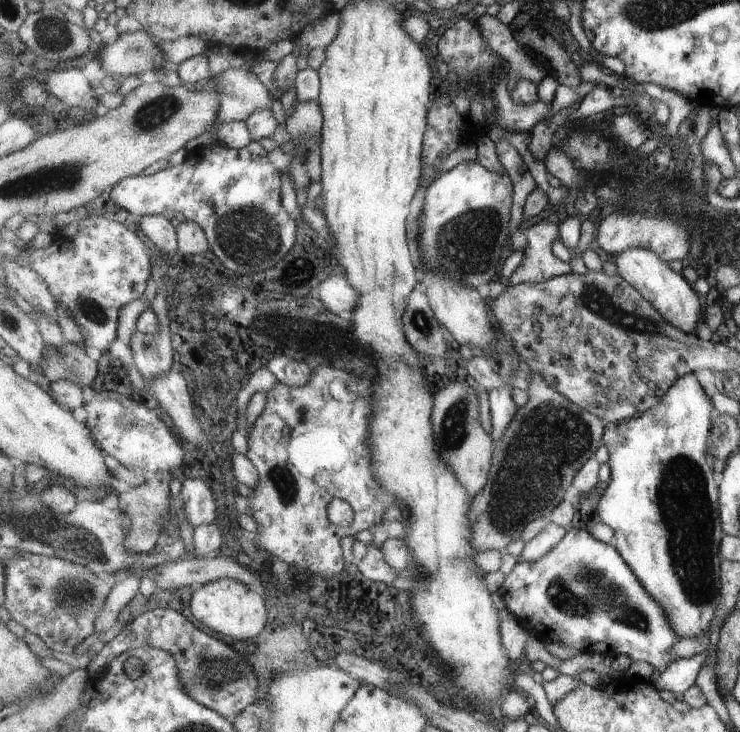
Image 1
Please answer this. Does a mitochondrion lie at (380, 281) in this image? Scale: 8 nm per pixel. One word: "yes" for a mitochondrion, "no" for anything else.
no

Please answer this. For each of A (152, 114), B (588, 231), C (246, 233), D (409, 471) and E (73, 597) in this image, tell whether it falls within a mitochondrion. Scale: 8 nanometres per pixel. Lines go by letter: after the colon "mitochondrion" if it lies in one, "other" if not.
A: mitochondrion
B: other
C: mitochondrion
D: other
E: mitochondrion

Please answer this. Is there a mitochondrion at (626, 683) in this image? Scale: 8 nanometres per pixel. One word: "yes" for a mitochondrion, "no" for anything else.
no

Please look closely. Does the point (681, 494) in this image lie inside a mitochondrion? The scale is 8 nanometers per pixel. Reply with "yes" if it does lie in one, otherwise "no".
yes

